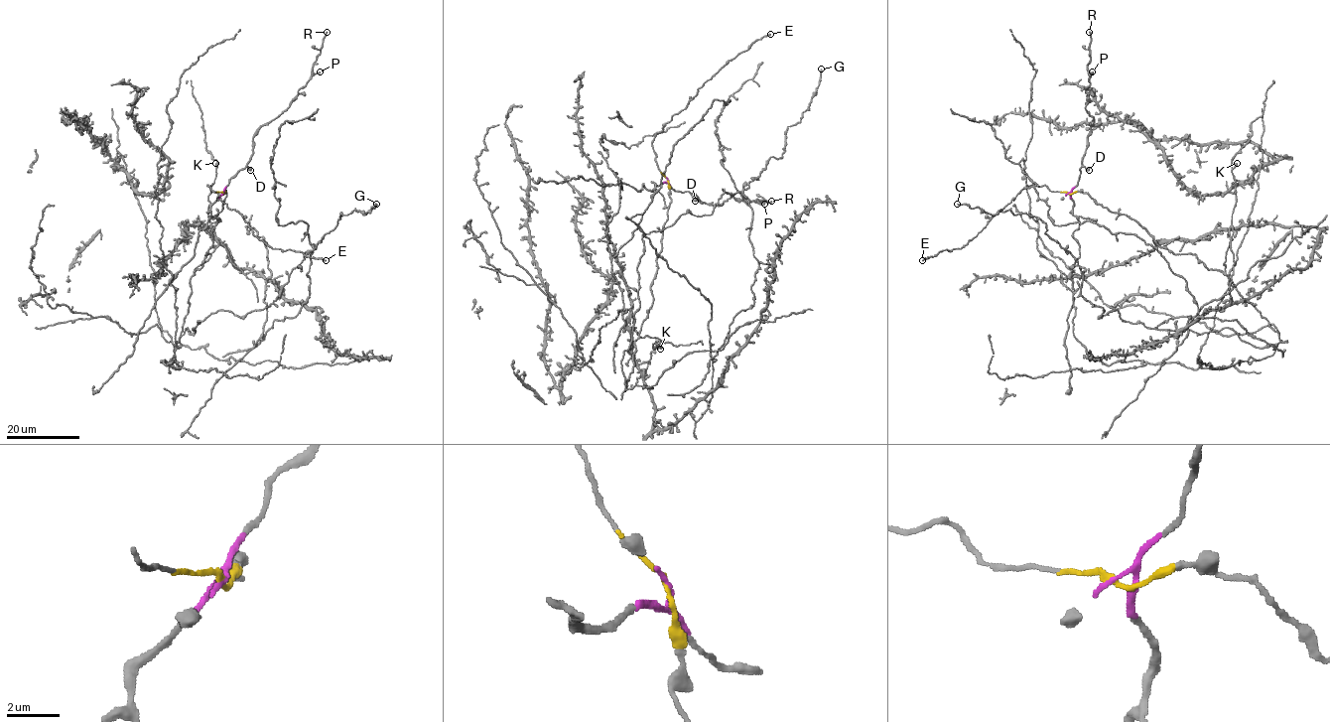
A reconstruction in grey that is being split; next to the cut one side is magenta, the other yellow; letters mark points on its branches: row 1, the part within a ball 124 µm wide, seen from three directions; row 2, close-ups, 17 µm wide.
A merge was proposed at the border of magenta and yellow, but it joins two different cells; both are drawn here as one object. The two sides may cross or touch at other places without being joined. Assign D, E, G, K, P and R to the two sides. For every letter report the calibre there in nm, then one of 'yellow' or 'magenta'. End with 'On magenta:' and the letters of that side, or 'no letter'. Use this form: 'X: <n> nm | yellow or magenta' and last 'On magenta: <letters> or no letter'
D: 550 nm | magenta
E: 190 nm | yellow
G: 220 nm | yellow
K: 360 nm | yellow
P: 240 nm | magenta
R: 200 nm | magenta
On magenta: D, P, R

